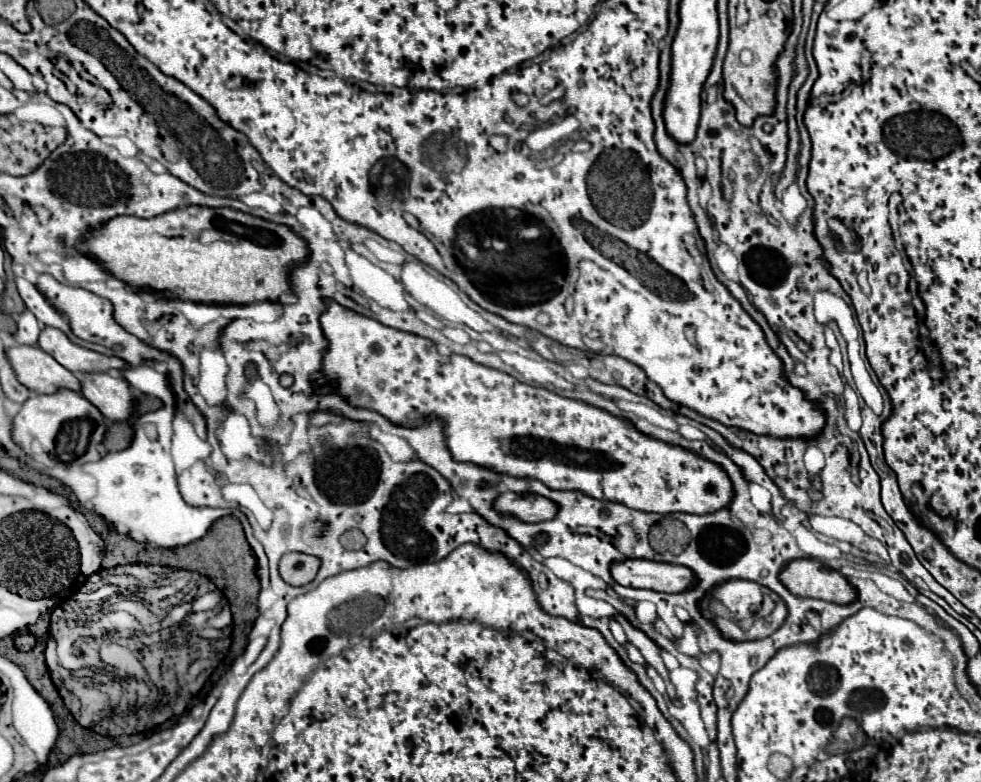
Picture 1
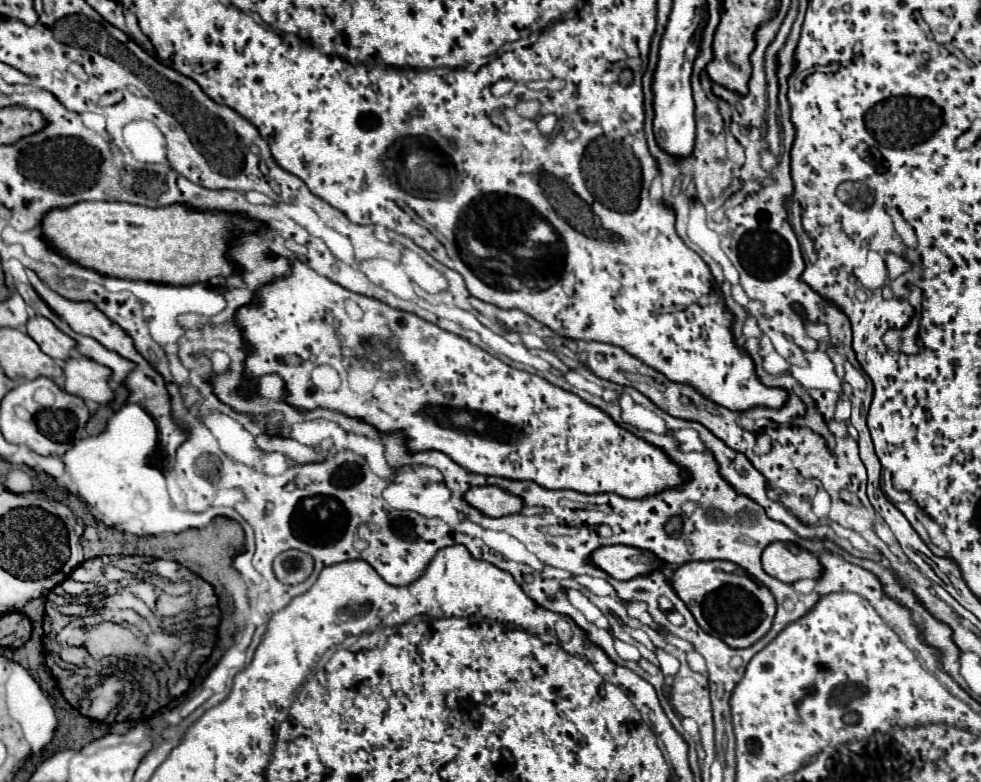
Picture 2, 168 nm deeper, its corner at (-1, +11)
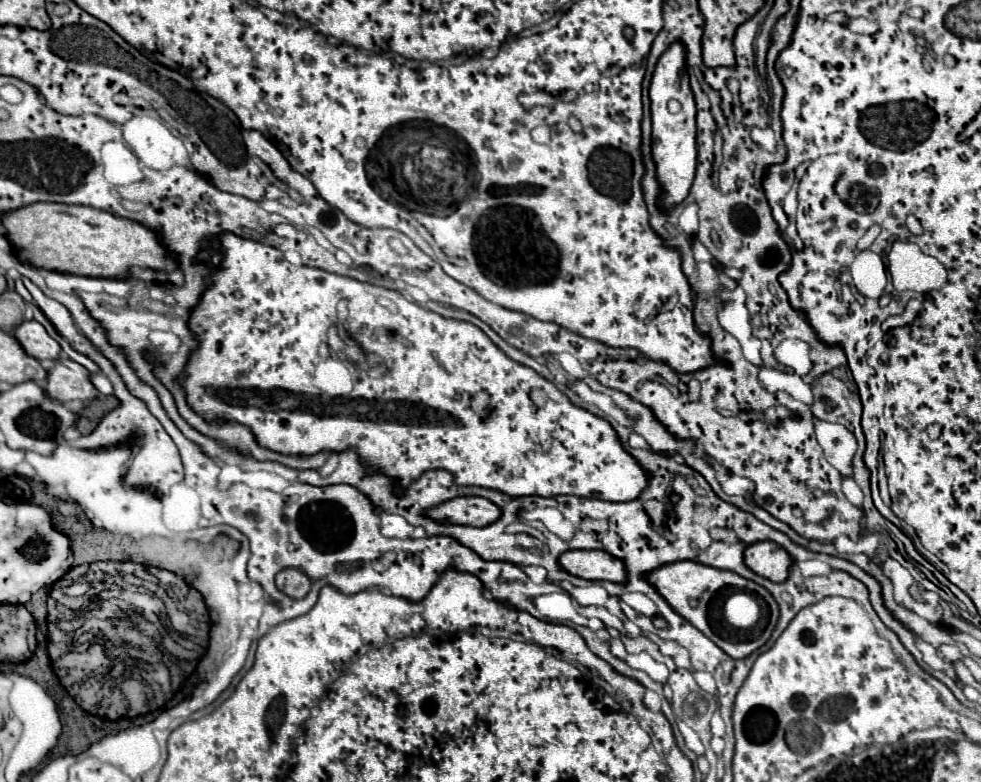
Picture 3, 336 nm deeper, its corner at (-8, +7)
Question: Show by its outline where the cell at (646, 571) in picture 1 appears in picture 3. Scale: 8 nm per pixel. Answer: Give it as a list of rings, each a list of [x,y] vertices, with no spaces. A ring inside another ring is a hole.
[[[569,550],[563,552],[557,562],[571,576],[585,580],[625,582],[625,566],[621,566],[621,560],[605,554],[603,550]]]

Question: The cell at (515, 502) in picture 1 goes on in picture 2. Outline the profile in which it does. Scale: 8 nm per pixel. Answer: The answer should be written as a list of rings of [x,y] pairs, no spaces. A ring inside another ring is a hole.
[[[480,486],[466,492],[466,500],[482,510],[486,516],[500,518],[508,514],[516,514],[524,508],[524,500],[520,496],[514,496],[500,486]]]

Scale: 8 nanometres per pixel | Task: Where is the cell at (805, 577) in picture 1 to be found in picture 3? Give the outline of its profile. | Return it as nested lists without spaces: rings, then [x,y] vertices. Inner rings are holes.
[[[755,542],[743,550],[747,568],[771,582],[783,582],[789,574],[789,554],[775,542]]]

